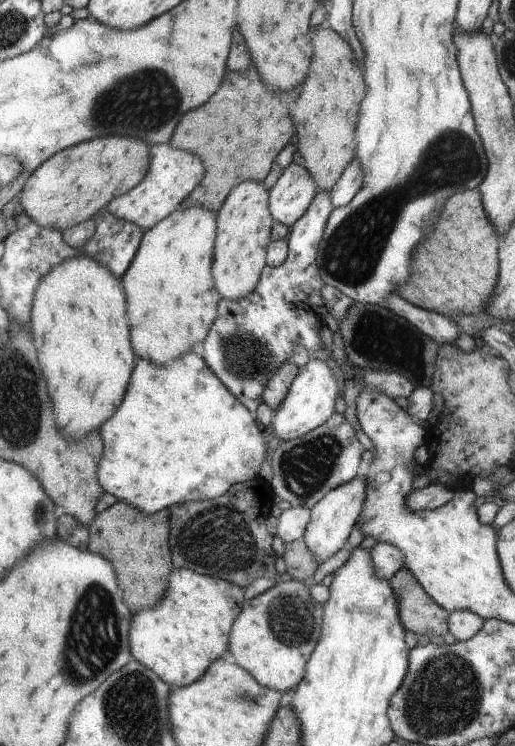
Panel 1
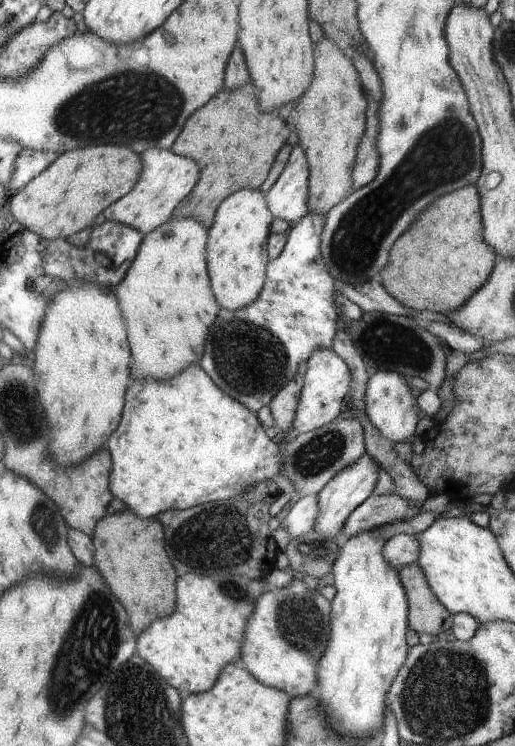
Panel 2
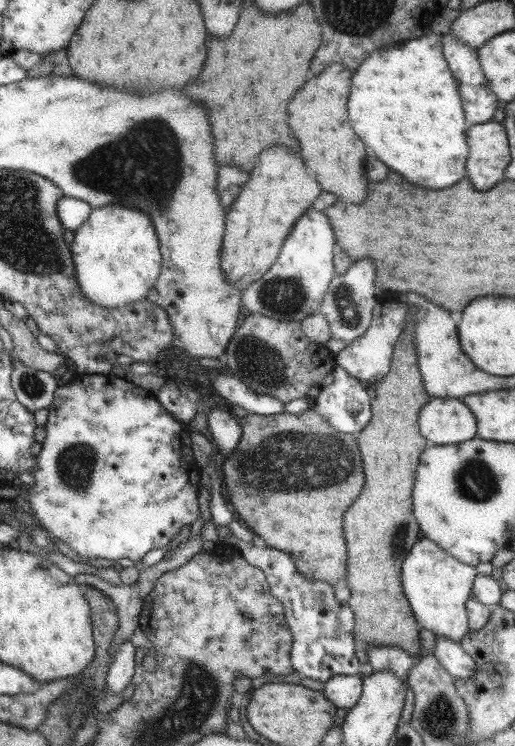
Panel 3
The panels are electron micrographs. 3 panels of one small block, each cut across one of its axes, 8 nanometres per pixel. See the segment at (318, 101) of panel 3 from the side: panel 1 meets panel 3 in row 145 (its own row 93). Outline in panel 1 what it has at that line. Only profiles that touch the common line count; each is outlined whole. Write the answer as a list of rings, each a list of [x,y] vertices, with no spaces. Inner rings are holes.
[[[314,26],[310,32],[314,56],[292,116],[298,136],[298,159],[308,169],[317,190],[329,193],[336,186],[344,169],[355,158],[356,118],[358,104],[364,98],[364,82],[356,56],[340,34],[328,28],[324,30],[320,26]],[[300,120],[304,126],[300,126]]]

